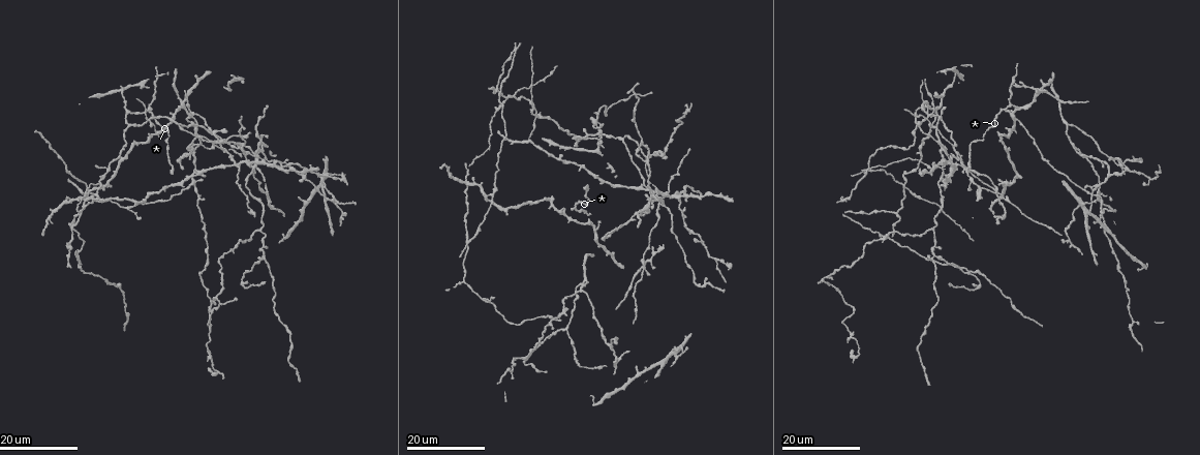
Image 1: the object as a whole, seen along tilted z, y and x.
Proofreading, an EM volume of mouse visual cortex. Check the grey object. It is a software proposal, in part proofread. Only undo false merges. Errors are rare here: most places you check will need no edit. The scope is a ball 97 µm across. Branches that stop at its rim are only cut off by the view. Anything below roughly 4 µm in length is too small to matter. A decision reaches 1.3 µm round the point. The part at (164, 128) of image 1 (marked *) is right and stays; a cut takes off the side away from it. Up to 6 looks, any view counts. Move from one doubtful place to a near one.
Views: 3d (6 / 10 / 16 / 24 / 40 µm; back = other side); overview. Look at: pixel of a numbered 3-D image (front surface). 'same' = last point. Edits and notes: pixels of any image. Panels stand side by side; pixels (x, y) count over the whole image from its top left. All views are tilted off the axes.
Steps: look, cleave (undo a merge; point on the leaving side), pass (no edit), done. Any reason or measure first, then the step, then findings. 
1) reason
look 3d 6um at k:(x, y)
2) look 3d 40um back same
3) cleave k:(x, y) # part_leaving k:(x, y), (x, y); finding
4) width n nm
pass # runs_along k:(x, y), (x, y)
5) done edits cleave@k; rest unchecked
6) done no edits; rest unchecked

four-way junction
look 3d 24um at 1:(265, 256)

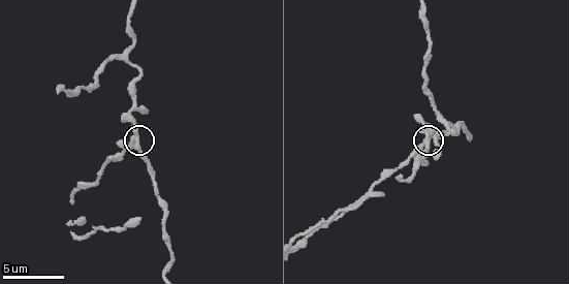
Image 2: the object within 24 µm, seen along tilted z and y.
look 3d 6um same

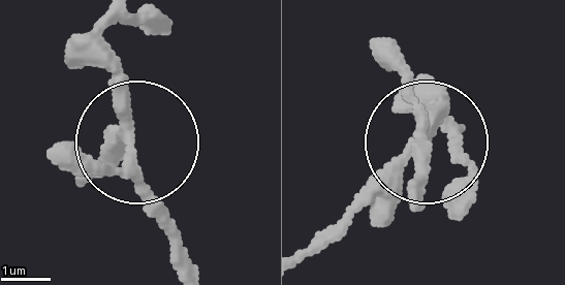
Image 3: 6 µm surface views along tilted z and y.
arms 4
pass # continuous, no second neuron

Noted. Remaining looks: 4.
look 3d 24um at 1:(149, 118)

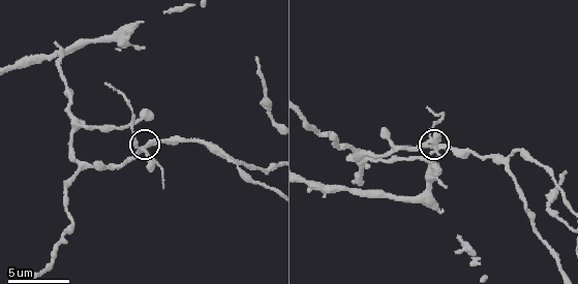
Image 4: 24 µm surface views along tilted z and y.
look 3d 6um at 4:(143, 150)

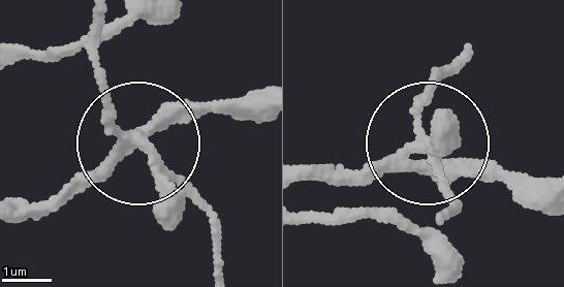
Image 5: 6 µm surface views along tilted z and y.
width 250 nm
cleave 5:(196, 189) # two neurons meet here

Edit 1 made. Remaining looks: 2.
four arms meet
look 3d 16um at 1:(903, 186)

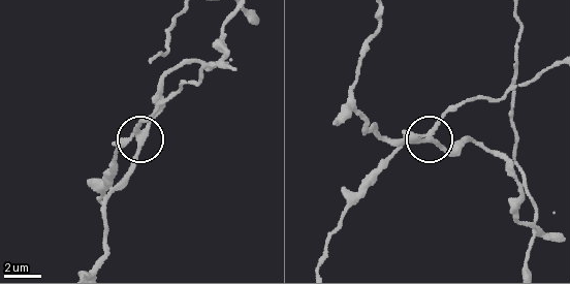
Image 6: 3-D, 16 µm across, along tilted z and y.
closer look
look 3d 6um at 6:(134, 142)

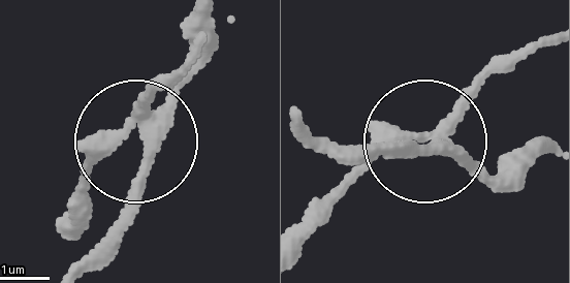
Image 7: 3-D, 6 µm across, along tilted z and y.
cleave 7:(476, 76) # a second neuron is stuck on

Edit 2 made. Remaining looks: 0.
done edits cleave@5, cleave@7; rest unchecked

